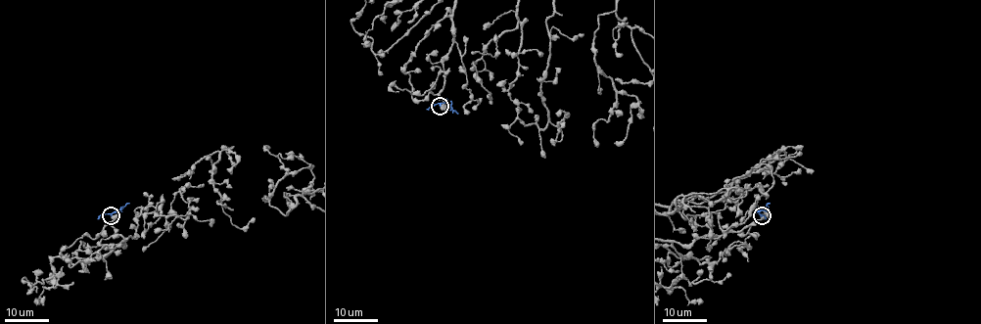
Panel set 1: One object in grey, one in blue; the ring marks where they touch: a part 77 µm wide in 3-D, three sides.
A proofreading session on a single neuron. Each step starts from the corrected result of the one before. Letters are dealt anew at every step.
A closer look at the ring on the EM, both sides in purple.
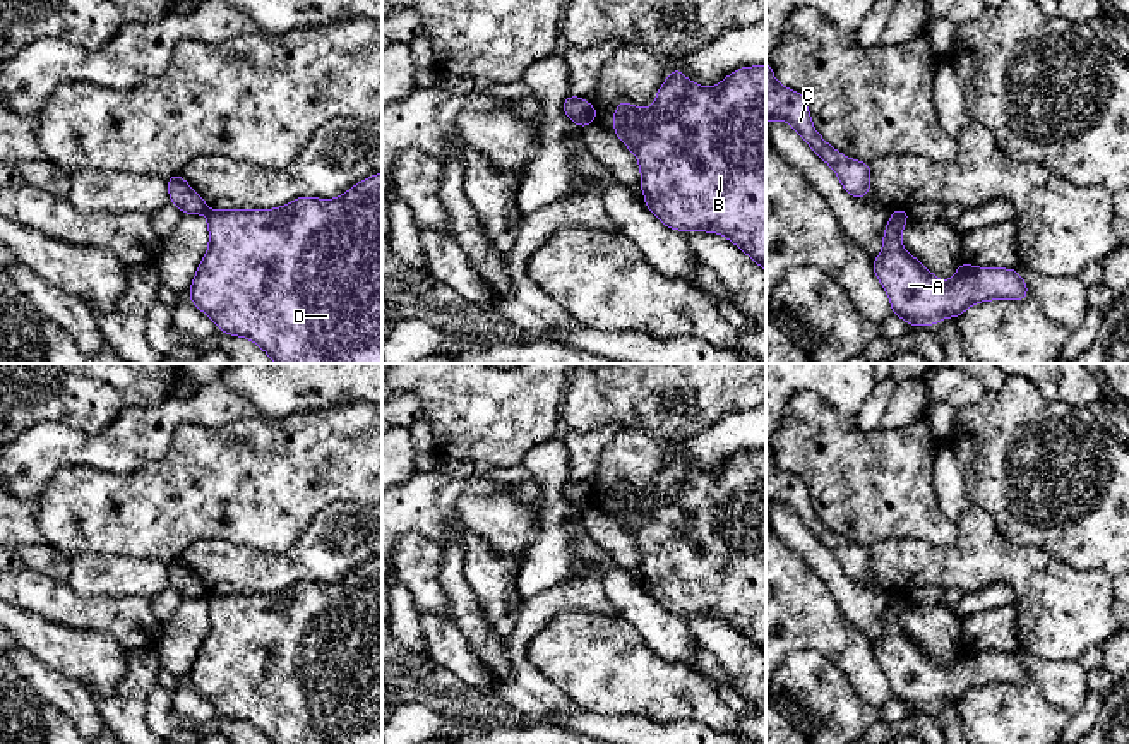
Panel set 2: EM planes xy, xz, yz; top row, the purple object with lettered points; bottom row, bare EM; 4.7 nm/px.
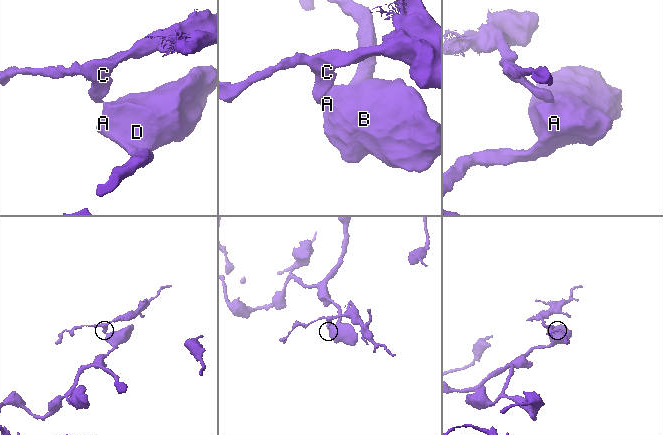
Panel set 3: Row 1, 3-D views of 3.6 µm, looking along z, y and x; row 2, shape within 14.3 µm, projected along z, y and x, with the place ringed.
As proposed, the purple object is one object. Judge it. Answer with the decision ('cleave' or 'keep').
cleave

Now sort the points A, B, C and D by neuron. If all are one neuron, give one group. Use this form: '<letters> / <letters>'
A B D / C

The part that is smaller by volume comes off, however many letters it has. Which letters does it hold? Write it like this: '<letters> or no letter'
C

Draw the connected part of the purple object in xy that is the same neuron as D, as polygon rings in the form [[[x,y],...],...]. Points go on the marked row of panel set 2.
[[[382,173],[361,180],[344,195],[329,201],[298,197],[279,209],[209,209],[207,226],[209,249],[199,264],[188,297],[221,333],[252,339],[276,363],[382,363]]]

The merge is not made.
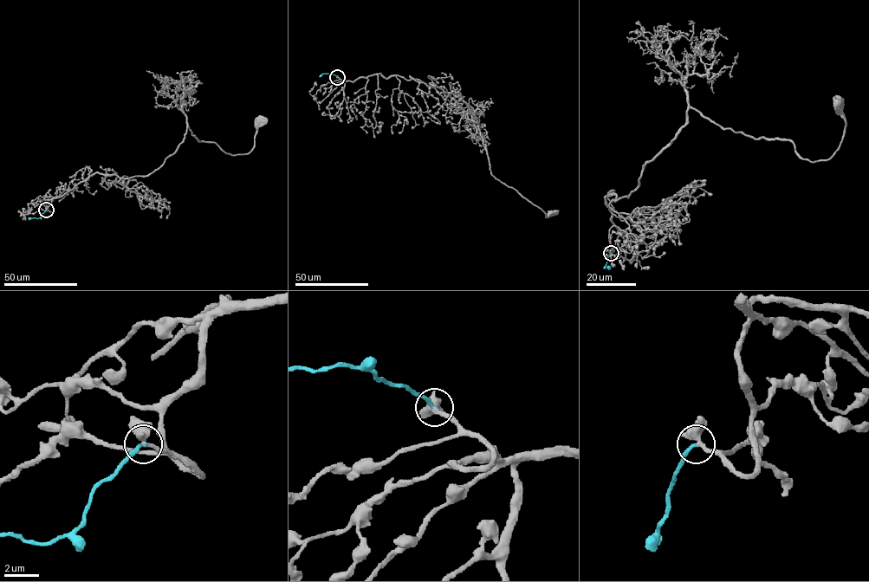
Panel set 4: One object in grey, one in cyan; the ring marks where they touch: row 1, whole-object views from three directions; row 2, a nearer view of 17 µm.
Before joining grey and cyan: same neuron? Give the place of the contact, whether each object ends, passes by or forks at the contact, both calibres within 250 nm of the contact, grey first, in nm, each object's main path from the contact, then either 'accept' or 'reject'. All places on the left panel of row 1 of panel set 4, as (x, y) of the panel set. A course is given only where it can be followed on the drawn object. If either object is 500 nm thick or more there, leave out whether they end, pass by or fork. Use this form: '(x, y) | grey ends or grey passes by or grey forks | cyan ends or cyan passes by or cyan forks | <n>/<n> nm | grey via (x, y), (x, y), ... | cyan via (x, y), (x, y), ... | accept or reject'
(46, 210) | grey forks | cyan ends | 300/200 nm | grey via (46, 210), (95, 172), (148, 175), (176, 151), (186, 123), (198, 141), (247, 154), (261, 119) | cyan via (46, 210), (40, 217), (28, 219) | accept

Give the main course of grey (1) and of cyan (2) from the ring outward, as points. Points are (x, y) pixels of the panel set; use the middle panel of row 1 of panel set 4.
1: (337, 77), (340, 81), (399, 75), (458, 96), (478, 122), (490, 173), (547, 217), (552, 213)
2: (337, 77), (331, 74), (322, 74), (319, 77)

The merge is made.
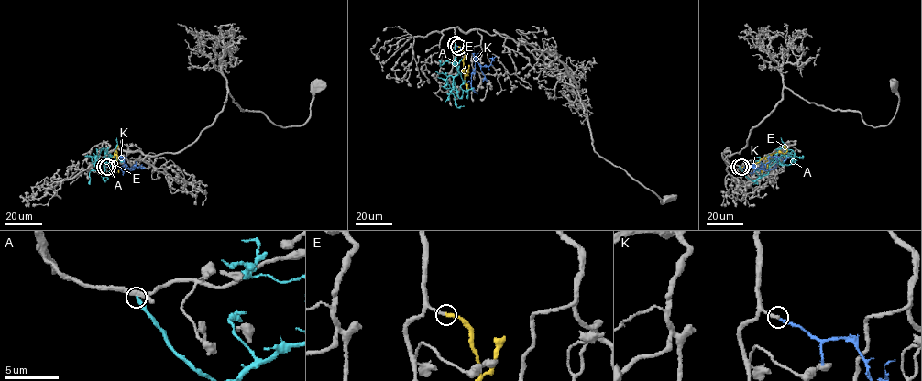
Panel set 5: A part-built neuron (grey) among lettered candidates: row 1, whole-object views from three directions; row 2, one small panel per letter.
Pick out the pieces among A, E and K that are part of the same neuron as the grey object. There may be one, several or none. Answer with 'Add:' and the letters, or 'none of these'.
Add: E

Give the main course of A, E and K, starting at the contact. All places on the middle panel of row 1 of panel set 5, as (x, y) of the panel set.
A: (455, 44), (458, 53), (454, 63), (460, 73), (449, 75), (445, 80), (455, 98), (455, 105), (464, 106)
E: (458, 47), (464, 55), (466, 92), (468, 88)
K: (458, 47), (470, 50), (474, 56), (475, 73), (471, 75), (471, 85), (477, 93)

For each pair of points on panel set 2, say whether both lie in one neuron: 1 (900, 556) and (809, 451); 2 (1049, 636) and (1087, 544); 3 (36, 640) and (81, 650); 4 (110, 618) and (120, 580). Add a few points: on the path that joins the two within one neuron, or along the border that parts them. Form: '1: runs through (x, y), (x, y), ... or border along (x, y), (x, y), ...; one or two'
1: border along (925, 540), (879, 539), (869, 547); two
2: border along (1042, 549), (1080, 570), (1102, 570), (1111, 576); two
3: runs through (47, 642), (71, 650); one
4: border along (76, 590), (84, 595), (143, 595), (149, 599); two

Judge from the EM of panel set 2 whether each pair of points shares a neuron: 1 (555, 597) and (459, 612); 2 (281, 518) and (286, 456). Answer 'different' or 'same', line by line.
1: different
2: same

